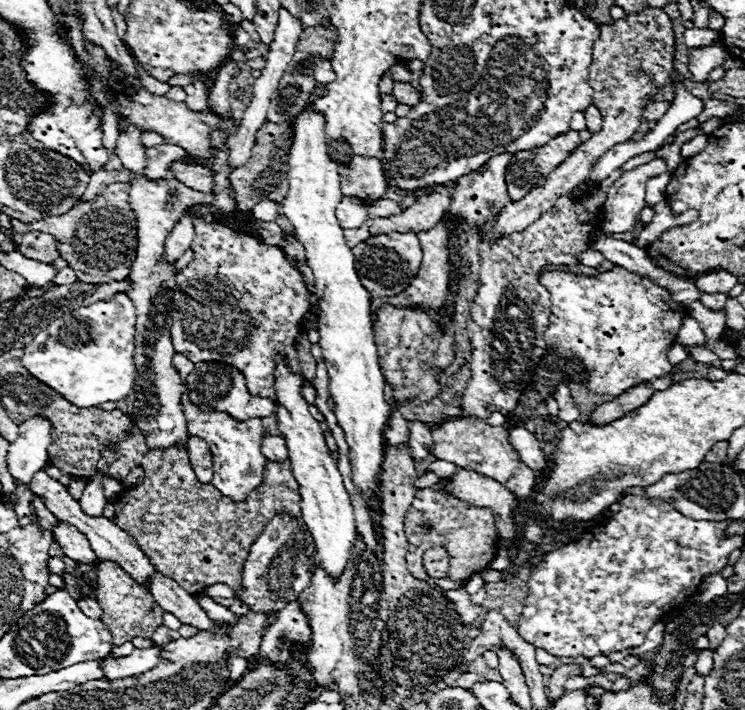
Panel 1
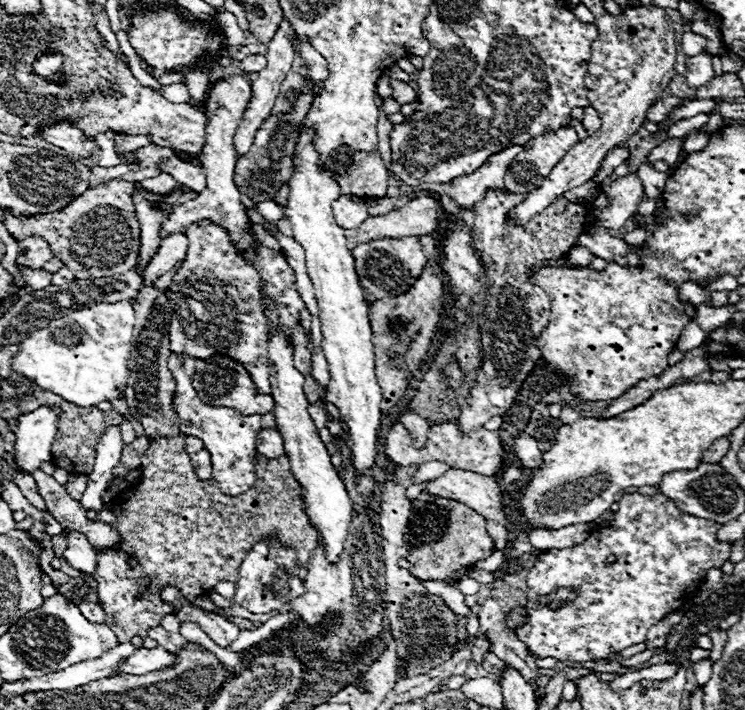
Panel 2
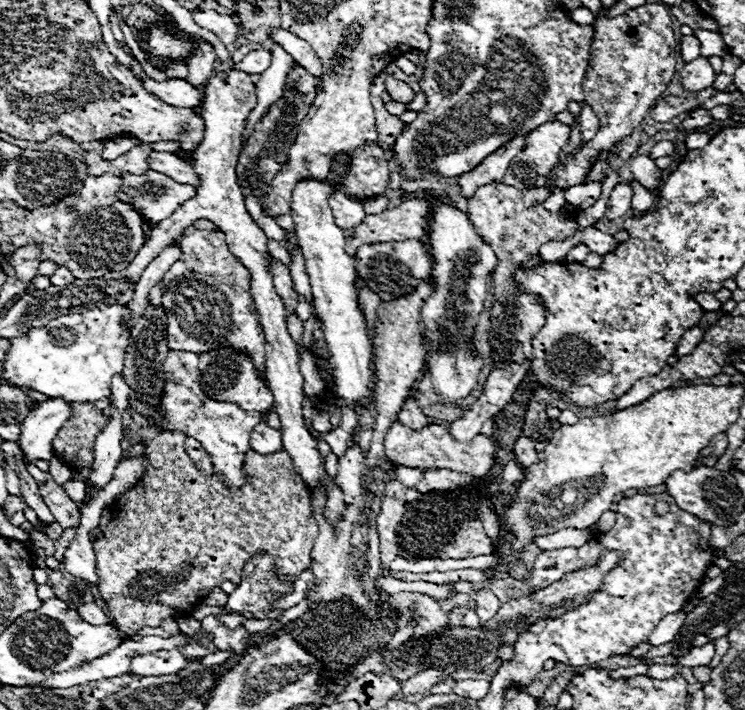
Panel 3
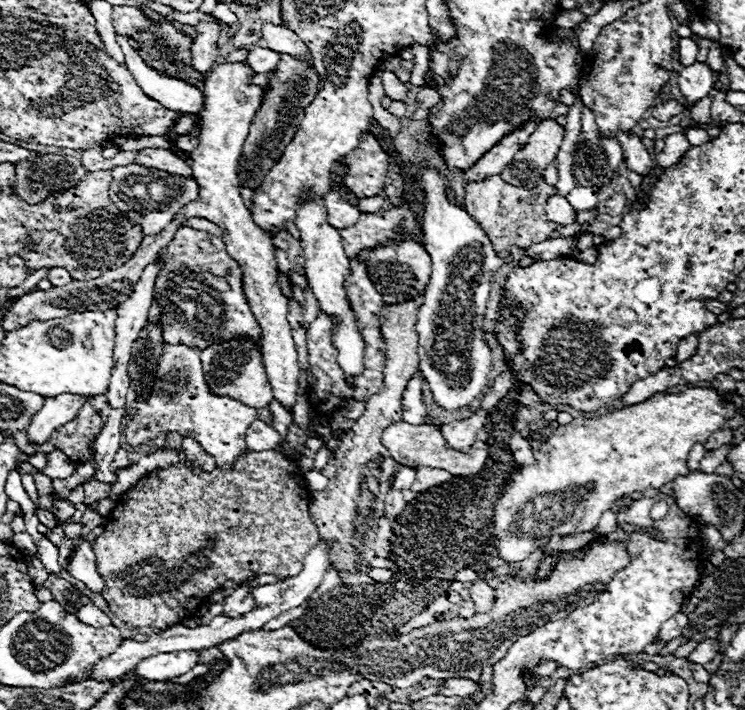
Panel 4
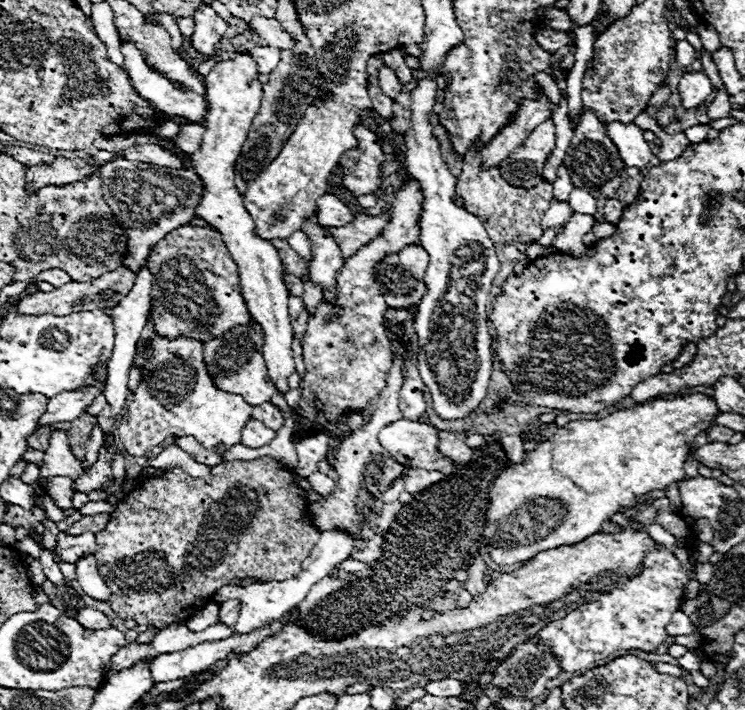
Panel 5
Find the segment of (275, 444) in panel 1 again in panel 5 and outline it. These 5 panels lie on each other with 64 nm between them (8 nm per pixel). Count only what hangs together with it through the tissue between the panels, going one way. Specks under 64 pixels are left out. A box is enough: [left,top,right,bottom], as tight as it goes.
[240,418,276,448]

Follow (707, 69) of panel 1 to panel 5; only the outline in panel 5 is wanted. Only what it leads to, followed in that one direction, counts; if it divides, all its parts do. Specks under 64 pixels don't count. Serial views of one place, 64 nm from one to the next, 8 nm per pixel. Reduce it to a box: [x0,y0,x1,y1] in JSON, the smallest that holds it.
[678,72,712,110]

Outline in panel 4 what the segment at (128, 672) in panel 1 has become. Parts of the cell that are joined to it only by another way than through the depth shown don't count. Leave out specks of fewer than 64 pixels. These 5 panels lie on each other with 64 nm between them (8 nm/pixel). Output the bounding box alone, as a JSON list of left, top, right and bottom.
[134,650,200,680]

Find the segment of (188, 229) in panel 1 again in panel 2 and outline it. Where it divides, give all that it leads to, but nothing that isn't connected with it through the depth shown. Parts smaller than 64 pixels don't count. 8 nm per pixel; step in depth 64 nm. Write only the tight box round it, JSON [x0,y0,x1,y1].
[142,234,188,286]

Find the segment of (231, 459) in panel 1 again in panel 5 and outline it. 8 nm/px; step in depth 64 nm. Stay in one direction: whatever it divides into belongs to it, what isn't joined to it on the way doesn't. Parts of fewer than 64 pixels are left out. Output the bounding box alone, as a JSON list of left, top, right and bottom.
[118,336,252,456]

